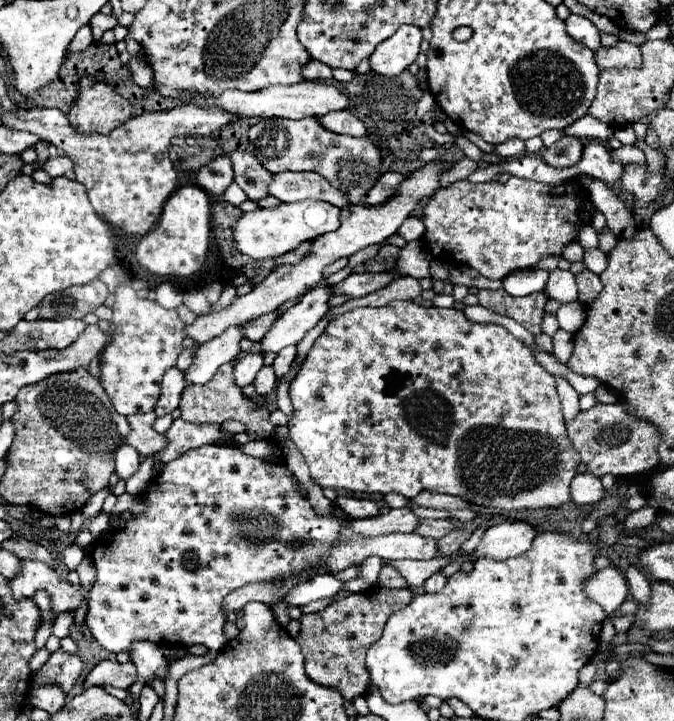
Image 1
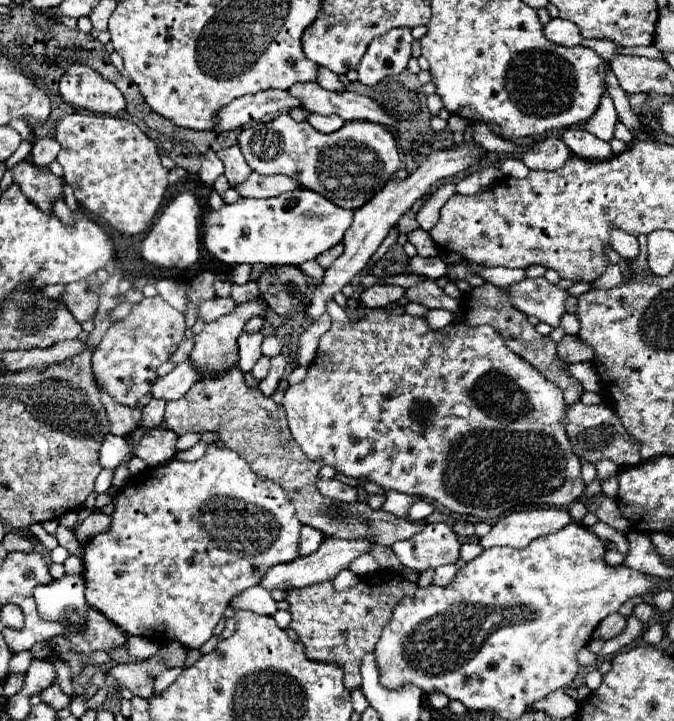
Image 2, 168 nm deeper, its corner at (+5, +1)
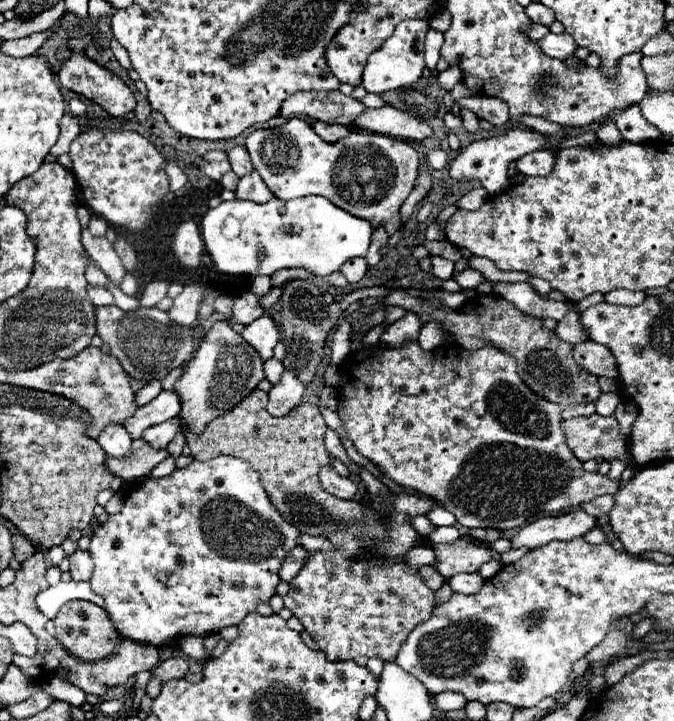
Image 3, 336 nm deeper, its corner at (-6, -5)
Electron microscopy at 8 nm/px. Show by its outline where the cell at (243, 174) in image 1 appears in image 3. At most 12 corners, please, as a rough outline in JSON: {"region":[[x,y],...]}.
{"region":[[246,147],[228,151],[232,171],[244,177],[254,171]]}

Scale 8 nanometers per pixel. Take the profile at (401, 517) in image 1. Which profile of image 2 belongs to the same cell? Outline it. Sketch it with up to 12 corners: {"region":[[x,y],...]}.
{"region":[[325,537],[307,557],[269,569],[267,591],[335,579],[365,553],[365,539]]}

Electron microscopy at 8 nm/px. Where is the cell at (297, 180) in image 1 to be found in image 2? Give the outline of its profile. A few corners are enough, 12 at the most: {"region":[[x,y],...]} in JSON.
{"region":[[251,173],[233,187],[241,197],[269,199],[299,189],[289,177]]}

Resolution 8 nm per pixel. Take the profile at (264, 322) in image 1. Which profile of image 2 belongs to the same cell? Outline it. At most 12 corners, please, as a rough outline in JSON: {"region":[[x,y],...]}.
{"region":[[239,367],[167,401],[177,435],[217,433],[281,485],[303,525],[391,547],[425,527],[321,497],[321,461]]}

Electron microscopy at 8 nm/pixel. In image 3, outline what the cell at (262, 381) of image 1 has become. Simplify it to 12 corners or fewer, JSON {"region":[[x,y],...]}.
{"region":[[278,359],[264,363],[266,379],[276,385],[284,371]]}

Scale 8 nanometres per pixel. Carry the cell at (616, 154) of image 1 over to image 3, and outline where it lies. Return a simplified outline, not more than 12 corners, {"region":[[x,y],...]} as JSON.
{"region":[[604,121],[598,139],[604,145],[624,141],[614,121]]}

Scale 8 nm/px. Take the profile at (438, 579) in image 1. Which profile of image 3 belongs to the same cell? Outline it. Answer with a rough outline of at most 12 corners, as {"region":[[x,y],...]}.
{"region":[[478,573],[448,579],[454,593],[472,595],[484,579]]}

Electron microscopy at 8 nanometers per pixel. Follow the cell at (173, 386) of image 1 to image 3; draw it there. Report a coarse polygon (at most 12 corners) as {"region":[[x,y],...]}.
{"region":[[180,419],[148,427],[144,437],[152,447],[164,449],[180,431]]}

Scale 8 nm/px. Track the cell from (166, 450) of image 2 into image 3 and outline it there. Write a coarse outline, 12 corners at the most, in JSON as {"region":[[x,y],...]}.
{"region":[[144,439],[132,443],[132,455],[108,457],[114,475],[124,481],[146,477],[166,457]]}

